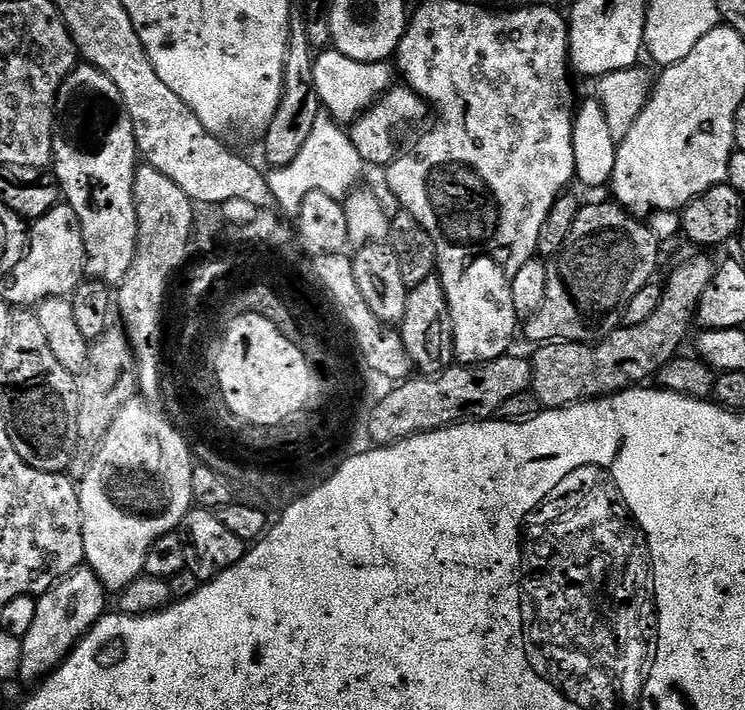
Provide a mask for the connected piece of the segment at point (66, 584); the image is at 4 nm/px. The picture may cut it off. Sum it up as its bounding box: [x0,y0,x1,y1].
[19,566,106,686]

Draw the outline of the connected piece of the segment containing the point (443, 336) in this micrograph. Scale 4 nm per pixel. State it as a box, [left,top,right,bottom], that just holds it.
[398,275,453,377]

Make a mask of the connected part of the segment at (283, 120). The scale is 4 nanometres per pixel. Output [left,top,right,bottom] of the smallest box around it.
[262,15,321,168]

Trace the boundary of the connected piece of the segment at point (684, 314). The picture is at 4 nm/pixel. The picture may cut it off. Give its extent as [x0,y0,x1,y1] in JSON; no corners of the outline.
[530,256,716,410]

